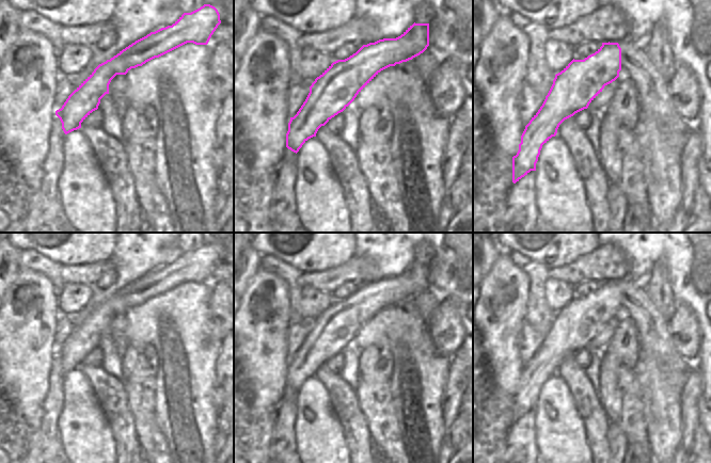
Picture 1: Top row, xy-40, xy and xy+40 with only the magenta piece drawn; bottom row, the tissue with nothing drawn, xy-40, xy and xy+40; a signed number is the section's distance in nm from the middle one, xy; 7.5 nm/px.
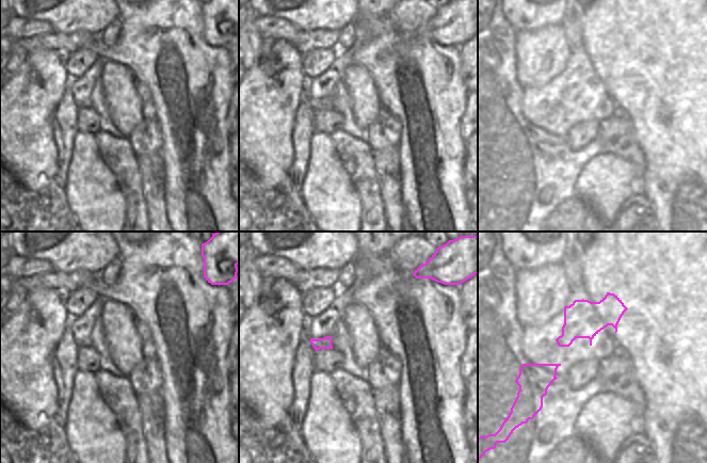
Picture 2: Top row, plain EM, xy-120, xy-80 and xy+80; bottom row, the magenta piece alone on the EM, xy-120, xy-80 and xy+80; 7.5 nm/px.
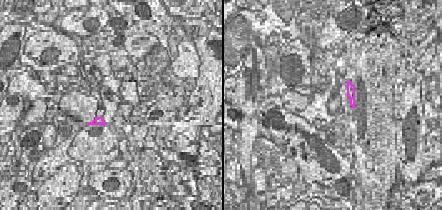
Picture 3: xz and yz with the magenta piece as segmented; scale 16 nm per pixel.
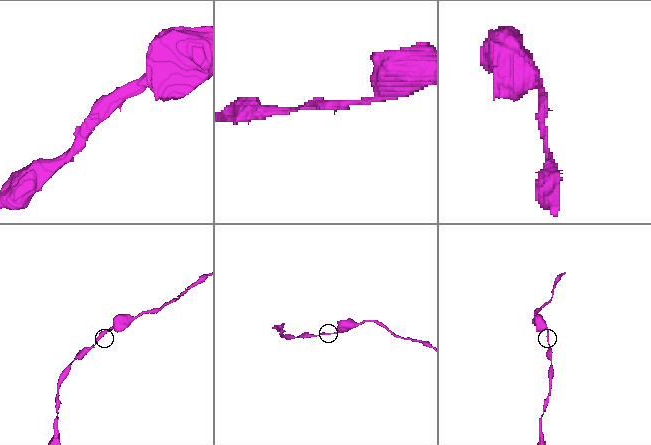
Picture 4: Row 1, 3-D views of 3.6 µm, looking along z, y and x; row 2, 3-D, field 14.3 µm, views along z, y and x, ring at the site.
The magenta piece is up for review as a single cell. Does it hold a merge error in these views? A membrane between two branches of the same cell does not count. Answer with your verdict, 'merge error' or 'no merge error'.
no merge error

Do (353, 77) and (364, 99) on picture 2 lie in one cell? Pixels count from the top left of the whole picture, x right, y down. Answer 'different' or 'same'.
same

